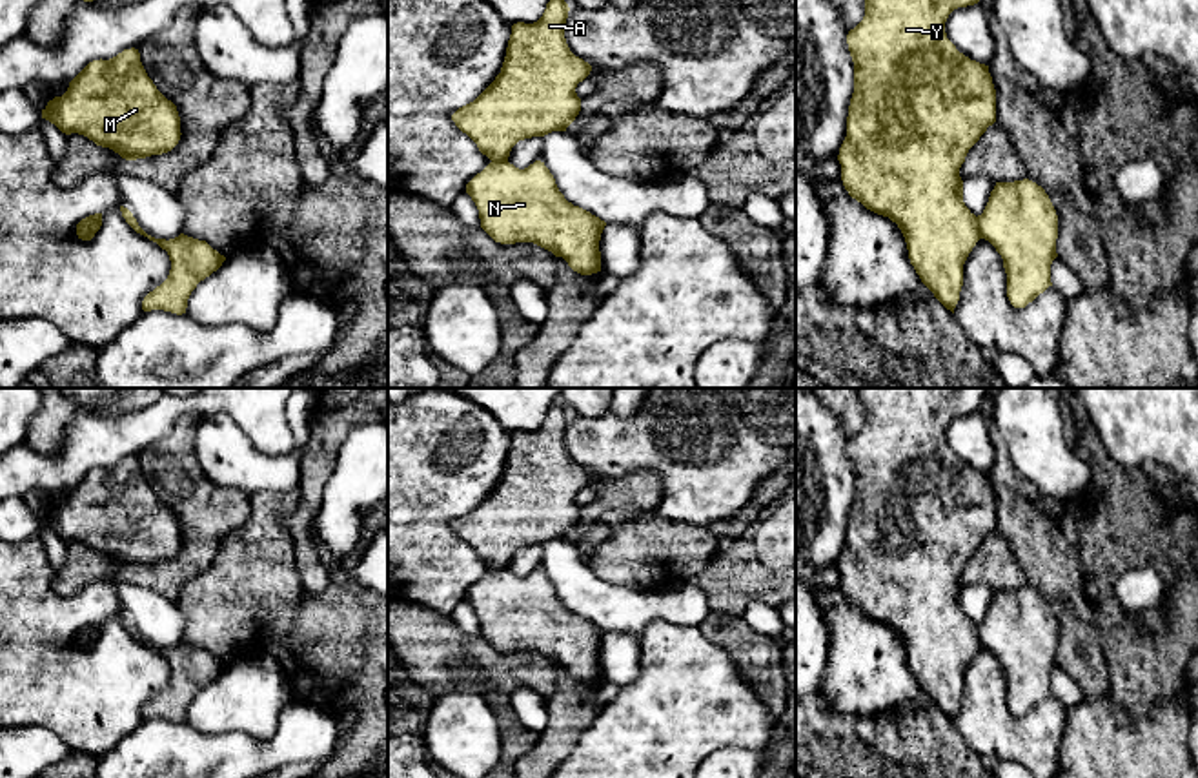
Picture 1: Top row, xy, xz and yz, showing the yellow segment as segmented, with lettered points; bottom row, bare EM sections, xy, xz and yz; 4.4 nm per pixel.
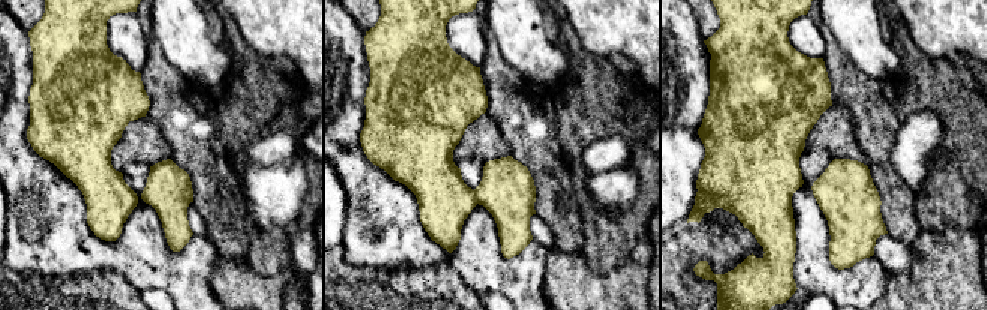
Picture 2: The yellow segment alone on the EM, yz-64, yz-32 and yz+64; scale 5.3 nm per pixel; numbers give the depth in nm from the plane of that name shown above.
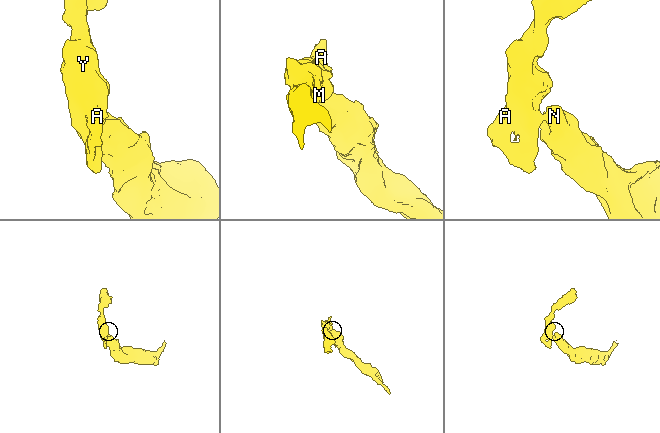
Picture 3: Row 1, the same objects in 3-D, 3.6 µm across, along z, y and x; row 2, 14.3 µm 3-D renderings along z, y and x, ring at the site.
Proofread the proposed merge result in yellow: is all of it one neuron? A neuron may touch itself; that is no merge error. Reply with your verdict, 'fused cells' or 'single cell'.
fused cells

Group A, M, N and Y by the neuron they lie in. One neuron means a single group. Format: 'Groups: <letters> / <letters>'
Groups: A M Y / N

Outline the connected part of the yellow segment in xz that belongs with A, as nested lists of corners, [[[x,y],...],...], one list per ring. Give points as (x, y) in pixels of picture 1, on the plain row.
[[[555,401],[537,430],[513,432],[501,481],[473,510],[452,523],[455,534],[492,570],[508,568],[512,556],[519,548],[566,539],[579,523],[581,507],[575,496],[590,483],[592,474],[575,465],[566,452],[564,432],[568,419],[570,415],[561,401]]]

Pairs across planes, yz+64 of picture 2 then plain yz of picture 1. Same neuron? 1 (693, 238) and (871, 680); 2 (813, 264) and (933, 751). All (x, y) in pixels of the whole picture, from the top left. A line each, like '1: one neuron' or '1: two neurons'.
1: two neurons
2: two neurons

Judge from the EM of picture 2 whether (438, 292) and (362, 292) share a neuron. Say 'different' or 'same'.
same

